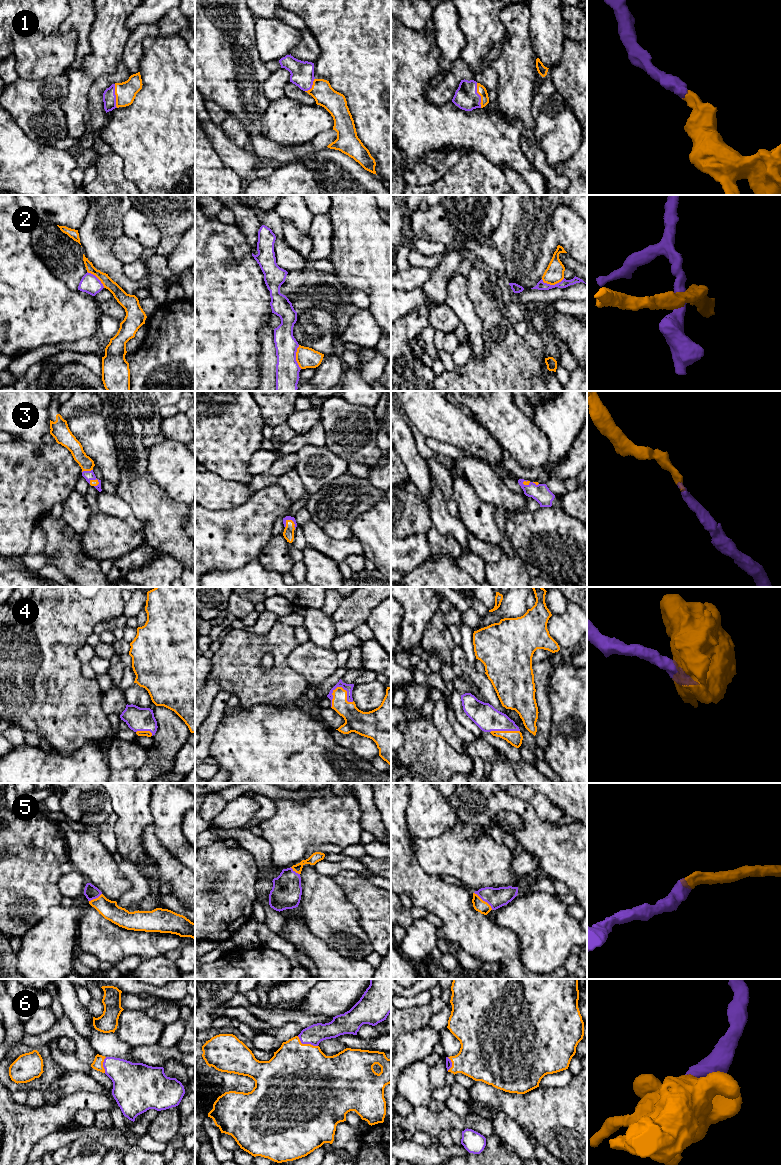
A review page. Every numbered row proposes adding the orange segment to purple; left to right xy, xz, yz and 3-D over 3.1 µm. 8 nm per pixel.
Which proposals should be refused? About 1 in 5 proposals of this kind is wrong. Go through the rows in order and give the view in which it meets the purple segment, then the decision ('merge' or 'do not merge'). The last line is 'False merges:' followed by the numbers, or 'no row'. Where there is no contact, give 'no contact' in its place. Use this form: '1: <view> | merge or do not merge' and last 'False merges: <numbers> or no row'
1: yz | merge
2: xz | do not merge
3: xz | merge
4: xz | merge
5: yz | merge
6: xz | merge
False merges: 2

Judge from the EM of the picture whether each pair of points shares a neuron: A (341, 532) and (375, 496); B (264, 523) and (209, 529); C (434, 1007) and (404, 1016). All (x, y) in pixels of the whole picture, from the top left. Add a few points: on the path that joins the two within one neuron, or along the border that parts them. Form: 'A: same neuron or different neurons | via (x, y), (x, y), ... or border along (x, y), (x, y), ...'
A: same neuron | via (341, 521), (364, 498)
B: same neuron | via (250, 524), (248, 526), (227, 525), (223, 527)
C: same neuron | via (427, 1011), (420, 1016), (411, 1016)

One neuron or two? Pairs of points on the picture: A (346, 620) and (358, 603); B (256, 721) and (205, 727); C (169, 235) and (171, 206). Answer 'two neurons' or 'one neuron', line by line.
A: one neuron
B: two neurons
C: one neuron

